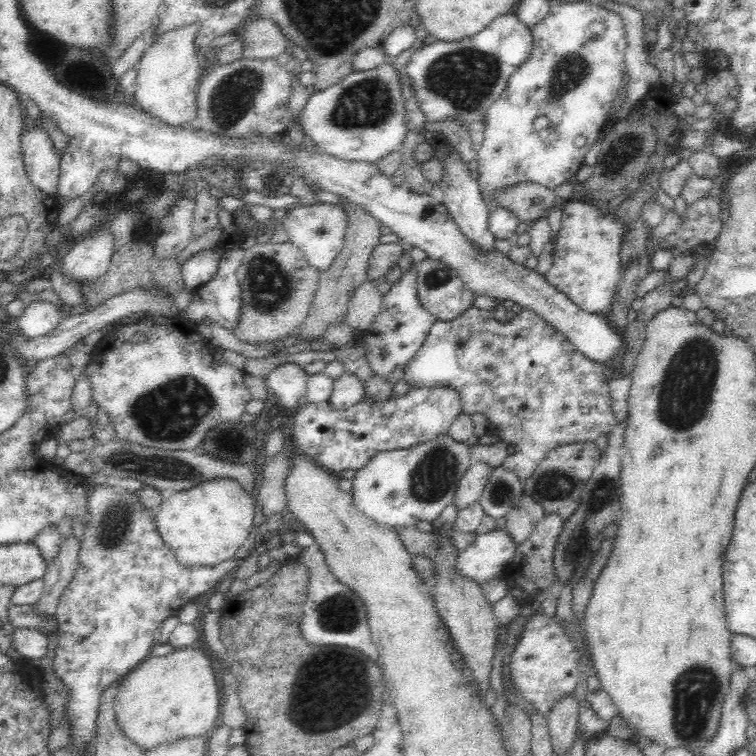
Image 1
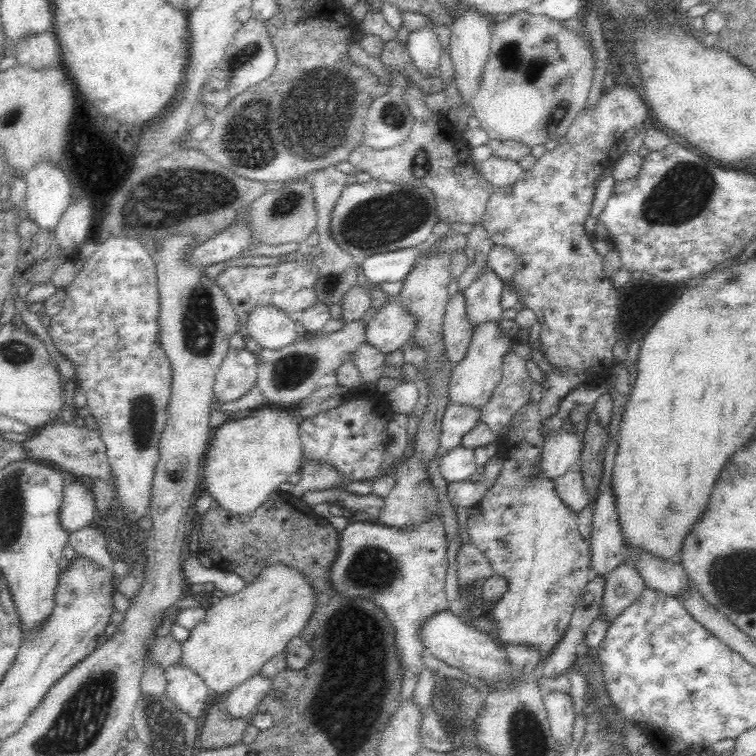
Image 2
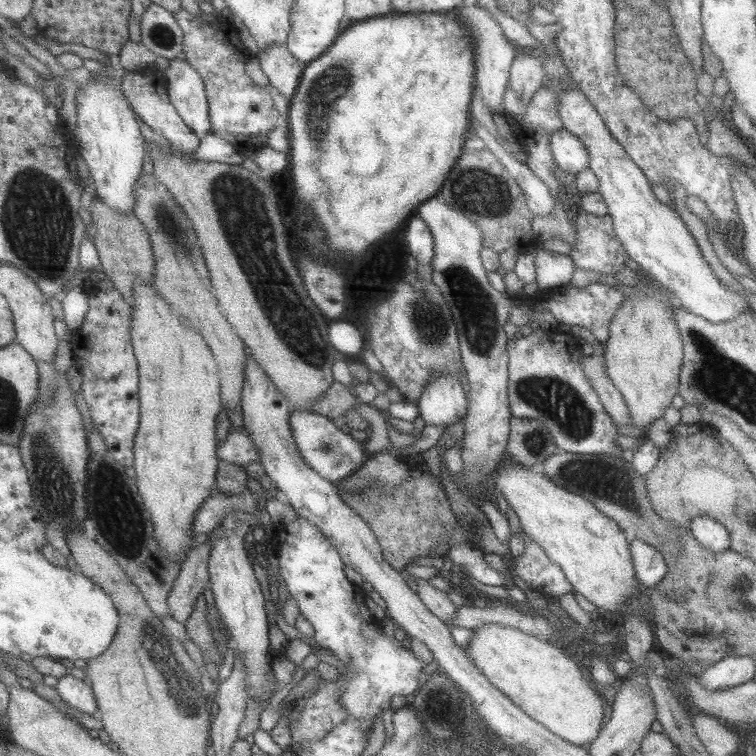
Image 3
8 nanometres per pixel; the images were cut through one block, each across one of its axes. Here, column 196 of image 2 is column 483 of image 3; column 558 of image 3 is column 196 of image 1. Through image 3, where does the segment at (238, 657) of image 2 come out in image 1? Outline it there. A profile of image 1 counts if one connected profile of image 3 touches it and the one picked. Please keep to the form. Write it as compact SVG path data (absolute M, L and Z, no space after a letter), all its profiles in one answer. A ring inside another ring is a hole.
M194 646L140 661L118 682L113 704L120 732L144 754L178 739L207 736L218 725L221 708L210 659Z

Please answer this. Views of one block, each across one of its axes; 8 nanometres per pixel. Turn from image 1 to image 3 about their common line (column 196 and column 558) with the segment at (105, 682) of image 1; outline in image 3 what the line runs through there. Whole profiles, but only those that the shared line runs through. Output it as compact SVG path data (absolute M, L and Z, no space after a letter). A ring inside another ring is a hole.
M521 534L521 538L524 551L515 559L516 575L531 584L531 588L543 596L559 598L561 595L572 593L573 588L559 566L549 560L543 549L529 537Z

